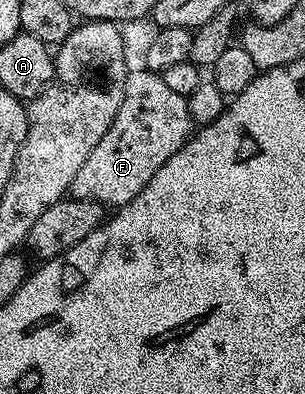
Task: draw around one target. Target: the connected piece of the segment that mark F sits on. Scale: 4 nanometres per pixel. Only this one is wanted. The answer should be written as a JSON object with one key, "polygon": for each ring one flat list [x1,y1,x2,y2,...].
{"polygon":[[144,67,130,72,125,78,125,98,111,123,107,135,95,143,95,151,87,155,79,175,75,175,72,196,79,201,94,201,102,207,120,207,131,203,151,175,175,155,189,140,194,128,189,117,189,103,183,95,175,95,163,83,160,72]]}

